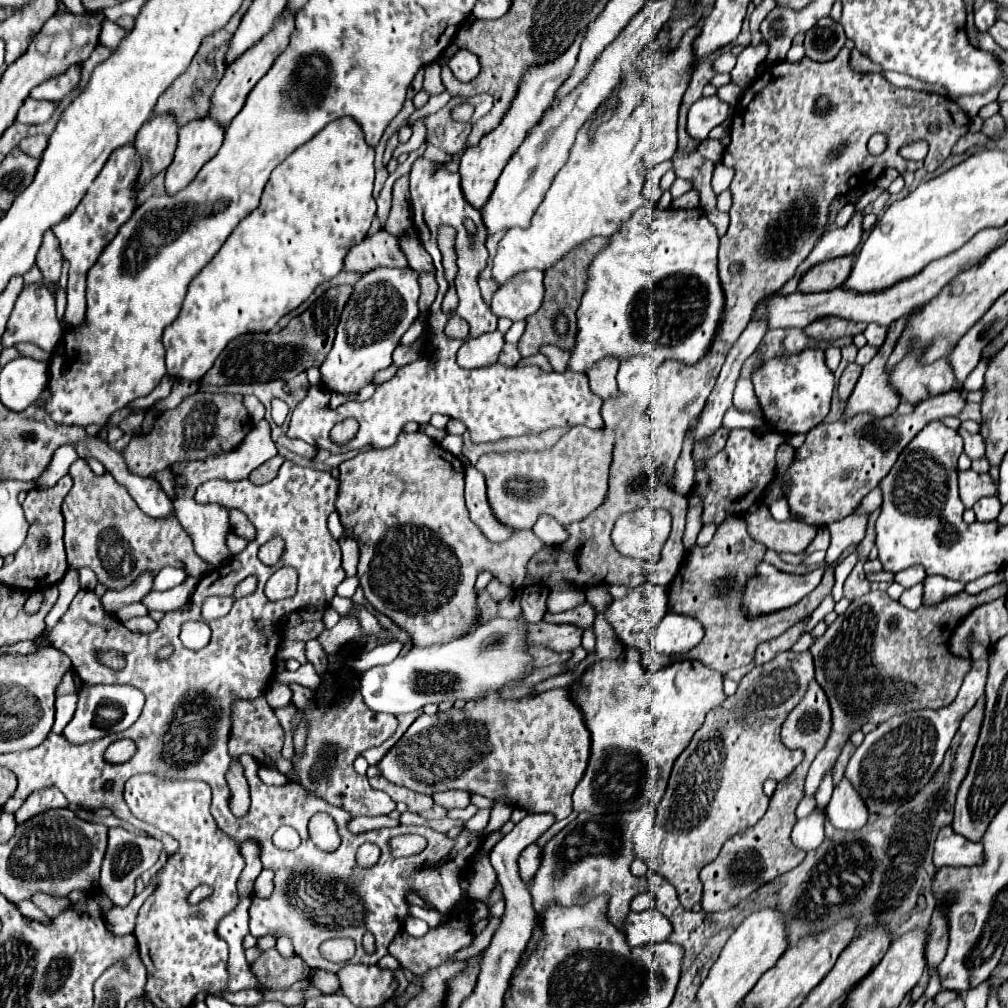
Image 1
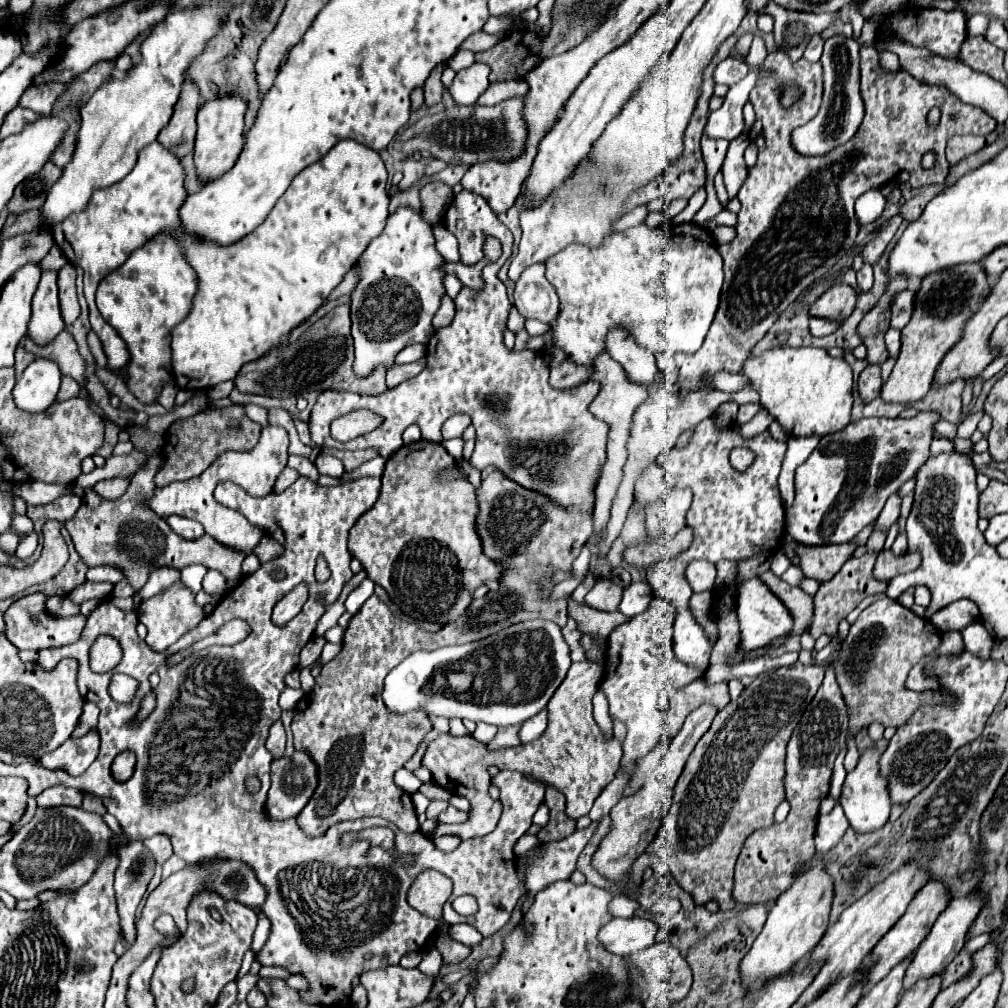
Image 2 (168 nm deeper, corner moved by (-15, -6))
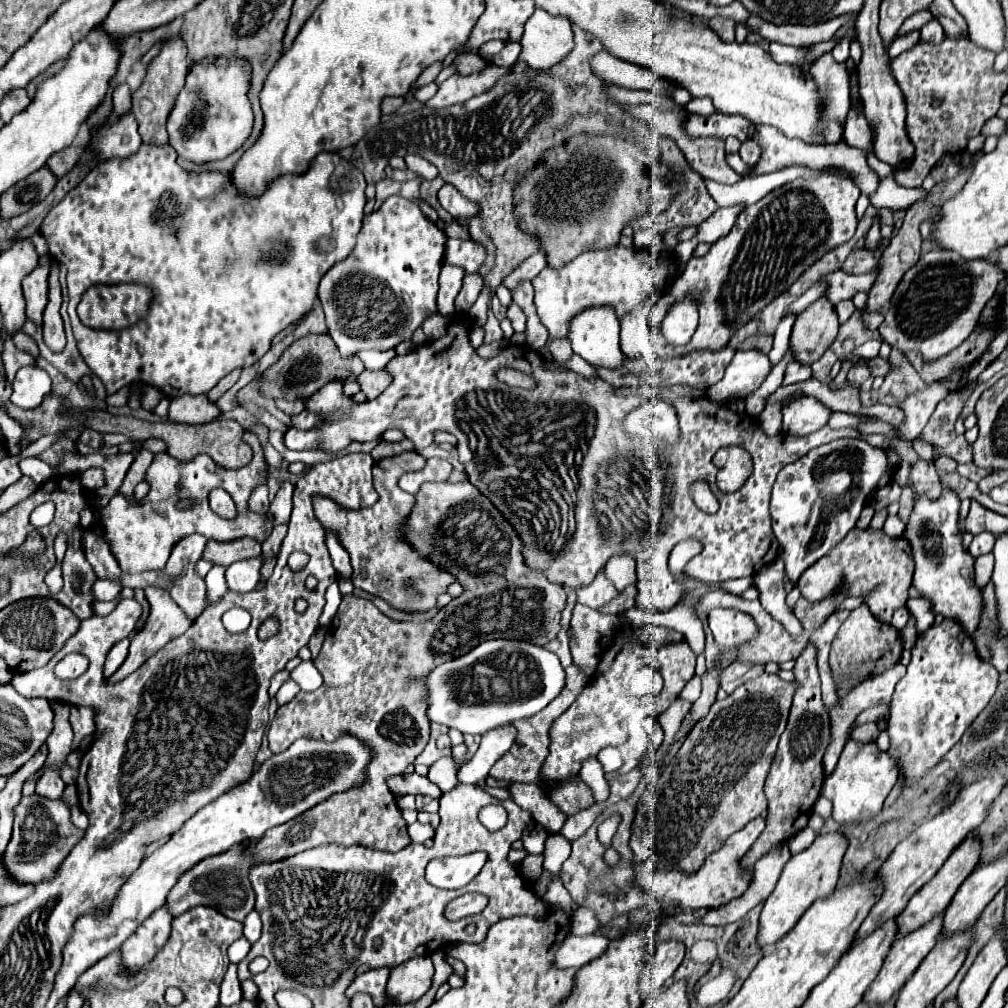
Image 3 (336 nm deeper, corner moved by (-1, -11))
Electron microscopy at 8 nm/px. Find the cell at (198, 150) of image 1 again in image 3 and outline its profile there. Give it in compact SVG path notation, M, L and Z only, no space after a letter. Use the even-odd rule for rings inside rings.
M210 59L194 65L186 77L186 85L178 95L176 107L168 117L168 135L170 145L176 153L192 163L210 163L226 159L234 153L252 129L252 107L248 101L248 63L242 59L228 61L230 67L224 67L220 61Z

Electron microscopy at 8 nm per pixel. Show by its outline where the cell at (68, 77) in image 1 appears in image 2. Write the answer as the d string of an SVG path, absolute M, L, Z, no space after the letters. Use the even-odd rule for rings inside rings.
M60 82L36 84L36 86L30 86L30 88L22 94L18 106L28 108L28 110L32 110L32 112L36 112L36 114L50 114L56 98L58 98L62 92L64 92L64 84L60 84Z

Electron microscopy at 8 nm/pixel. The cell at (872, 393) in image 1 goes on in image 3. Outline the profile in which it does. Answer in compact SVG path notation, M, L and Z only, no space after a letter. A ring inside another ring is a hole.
M942 249L926 251L898 283L884 323L878 327L884 343L900 353L918 351L926 363L948 355L978 325L984 305L994 297L1004 271L992 261L966 261Z

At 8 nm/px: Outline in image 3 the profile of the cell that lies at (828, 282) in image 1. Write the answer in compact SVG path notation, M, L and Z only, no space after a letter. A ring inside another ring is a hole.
M826 297L814 301L798 315L792 327L790 347L794 349L794 359L804 365L812 365L816 359L820 359L836 339L838 325L834 305Z

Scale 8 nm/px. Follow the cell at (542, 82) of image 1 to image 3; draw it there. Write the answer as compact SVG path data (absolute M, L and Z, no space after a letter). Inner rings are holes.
M446 183L440 189L438 201L452 217L472 217L472 215L478 213L478 203L466 201L462 197L462 193L458 193L458 189L454 189L454 185L450 185L450 183Z

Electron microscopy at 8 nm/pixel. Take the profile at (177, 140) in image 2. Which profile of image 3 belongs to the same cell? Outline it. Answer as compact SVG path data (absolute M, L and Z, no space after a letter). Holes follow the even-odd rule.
M180 39L166 41L160 55L152 59L148 65L148 75L142 83L142 87L132 93L132 113L138 119L140 135L144 145L168 145L168 133L166 133L166 121L170 115L170 109L174 109L174 101L178 93L182 91L182 85L186 83L188 73L188 59L186 59L186 47Z

